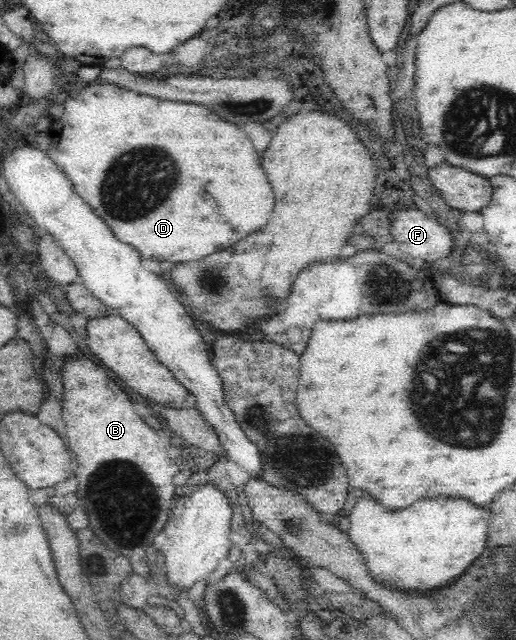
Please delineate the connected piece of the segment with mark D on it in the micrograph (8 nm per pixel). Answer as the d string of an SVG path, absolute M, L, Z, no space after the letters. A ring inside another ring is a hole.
M92 83L82 89L76 98L67 98L62 106L65 107L63 114L59 119L54 120L52 128L48 132L52 139L52 150L47 154L50 159L53 159L54 164L58 165L58 168L62 168L62 171L74 184L74 191L77 191L78 195L86 200L86 204L93 207L93 210L109 224L116 239L133 245L140 252L142 259L172 261L175 264L198 261L206 255L212 255L220 249L226 249L226 247L238 243L240 239L244 239L246 235L254 233L256 229L264 227L270 221L270 215L274 209L274 193L270 189L268 177L264 175L264 171L260 167L254 145L250 143L246 133L242 133L236 125L222 121L218 115L210 113L206 107L194 105L194 103L160 101L160 99L154 99L148 95L138 95L134 91L128 91L116 83Z

